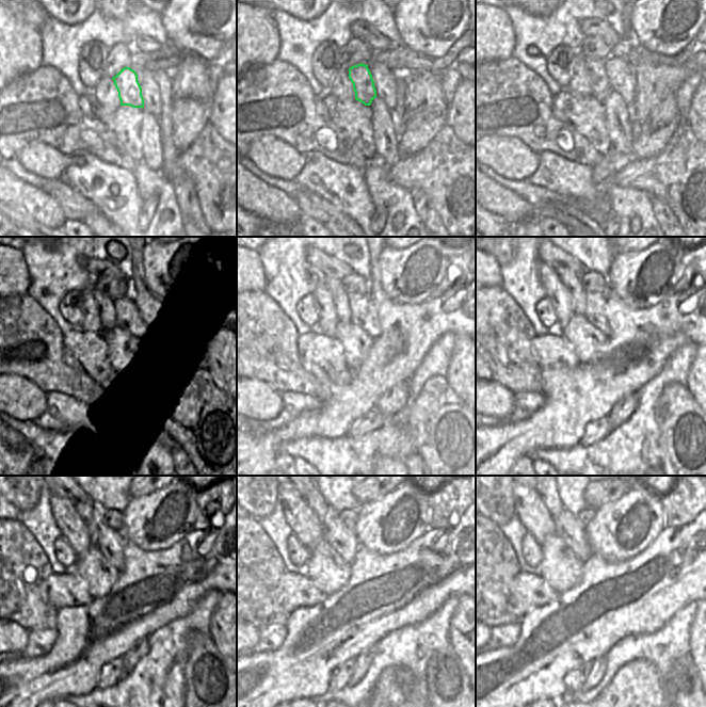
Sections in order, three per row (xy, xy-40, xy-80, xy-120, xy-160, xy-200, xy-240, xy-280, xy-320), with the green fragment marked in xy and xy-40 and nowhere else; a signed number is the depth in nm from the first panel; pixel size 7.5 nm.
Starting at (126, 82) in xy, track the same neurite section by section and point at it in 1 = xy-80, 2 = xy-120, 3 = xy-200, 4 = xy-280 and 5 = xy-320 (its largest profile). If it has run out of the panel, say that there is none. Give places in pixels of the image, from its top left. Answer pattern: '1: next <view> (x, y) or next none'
1: next xy-80 (600, 87)
2: next xy-120 (107, 315)
3: next xy-200 (571, 280)
4: next xy-280 (314, 498)
5: next xy-320 (550, 498)

